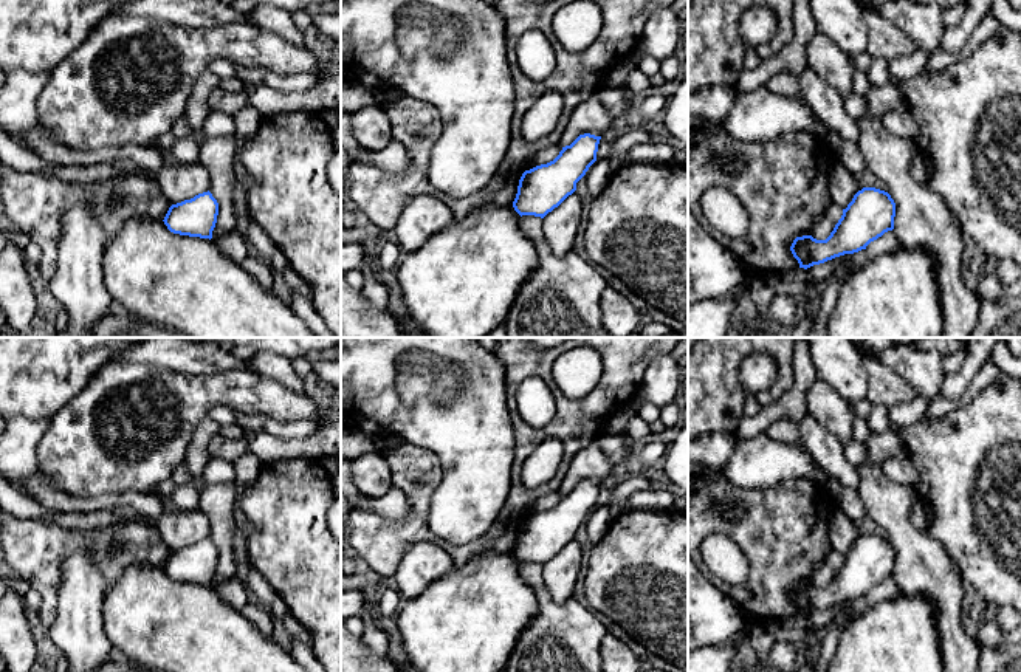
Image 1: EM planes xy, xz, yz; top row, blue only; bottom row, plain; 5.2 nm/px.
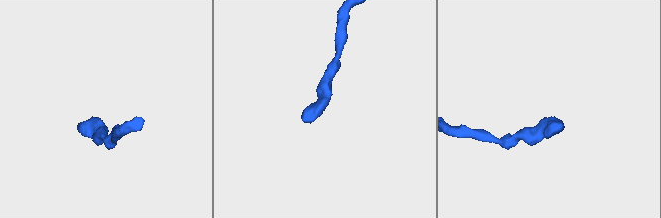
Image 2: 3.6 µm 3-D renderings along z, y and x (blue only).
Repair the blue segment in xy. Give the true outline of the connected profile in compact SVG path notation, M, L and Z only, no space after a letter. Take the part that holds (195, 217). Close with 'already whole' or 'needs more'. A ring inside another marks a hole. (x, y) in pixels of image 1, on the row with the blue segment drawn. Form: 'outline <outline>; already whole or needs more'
outline M208 190L191 200L172 204L163 221L174 234L211 240L217 215L218 203Z; already whole

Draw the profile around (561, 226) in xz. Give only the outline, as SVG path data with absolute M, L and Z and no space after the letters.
M576 192L544 217L544 235L558 257L567 255L579 234L583 204Z

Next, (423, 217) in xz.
M432 195L414 198L400 214L394 232L403 252L417 251L455 221L451 207Z

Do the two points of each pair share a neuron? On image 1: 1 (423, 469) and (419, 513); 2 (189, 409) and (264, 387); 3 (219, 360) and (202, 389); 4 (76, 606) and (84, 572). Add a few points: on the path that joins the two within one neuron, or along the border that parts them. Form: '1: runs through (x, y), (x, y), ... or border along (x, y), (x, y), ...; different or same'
1: runs through (420, 480), (419, 502); same
2: runs through (208, 390), (245, 389); same
3: border along (247, 367), (211, 373), (175, 372); different
4: runs through (79, 598), (82, 579); same

